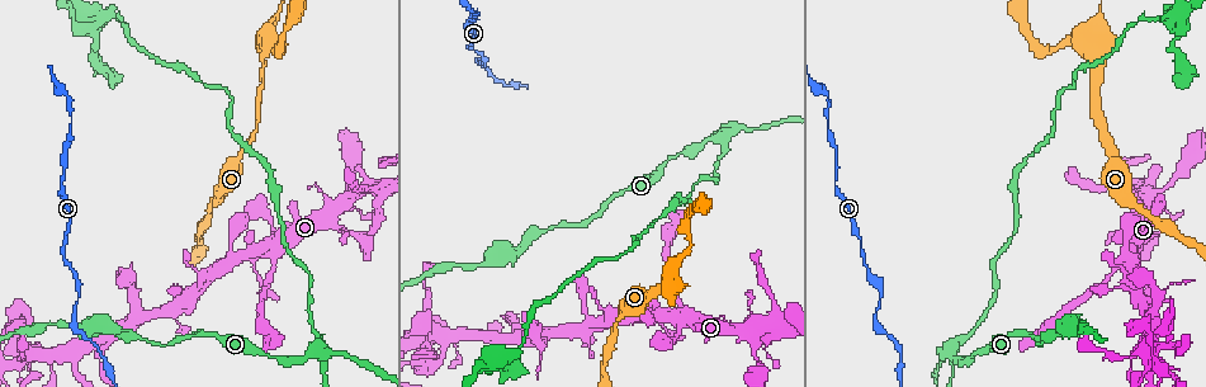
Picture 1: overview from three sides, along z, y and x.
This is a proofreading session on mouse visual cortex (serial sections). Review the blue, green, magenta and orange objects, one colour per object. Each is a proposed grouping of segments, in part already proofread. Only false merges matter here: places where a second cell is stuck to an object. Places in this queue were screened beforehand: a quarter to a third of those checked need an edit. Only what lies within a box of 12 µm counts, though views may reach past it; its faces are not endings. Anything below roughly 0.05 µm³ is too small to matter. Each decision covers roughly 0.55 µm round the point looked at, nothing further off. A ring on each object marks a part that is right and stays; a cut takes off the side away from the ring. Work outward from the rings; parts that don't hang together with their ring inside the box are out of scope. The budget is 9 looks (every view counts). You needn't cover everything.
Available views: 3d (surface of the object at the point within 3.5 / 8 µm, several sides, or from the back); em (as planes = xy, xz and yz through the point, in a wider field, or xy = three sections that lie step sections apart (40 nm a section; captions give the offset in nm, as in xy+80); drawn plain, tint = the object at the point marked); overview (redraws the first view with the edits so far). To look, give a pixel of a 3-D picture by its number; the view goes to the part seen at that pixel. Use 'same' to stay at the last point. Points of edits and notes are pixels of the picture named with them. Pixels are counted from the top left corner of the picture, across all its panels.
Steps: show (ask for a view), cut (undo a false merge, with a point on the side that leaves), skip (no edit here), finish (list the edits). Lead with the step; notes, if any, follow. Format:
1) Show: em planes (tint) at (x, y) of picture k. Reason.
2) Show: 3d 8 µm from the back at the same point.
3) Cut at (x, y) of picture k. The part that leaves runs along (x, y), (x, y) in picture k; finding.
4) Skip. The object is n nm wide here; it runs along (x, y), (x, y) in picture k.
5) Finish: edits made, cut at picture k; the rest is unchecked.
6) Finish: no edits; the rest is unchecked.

Show: 3d 3.5 µm at (722, 139) of picture 1. Looks like a crossing.

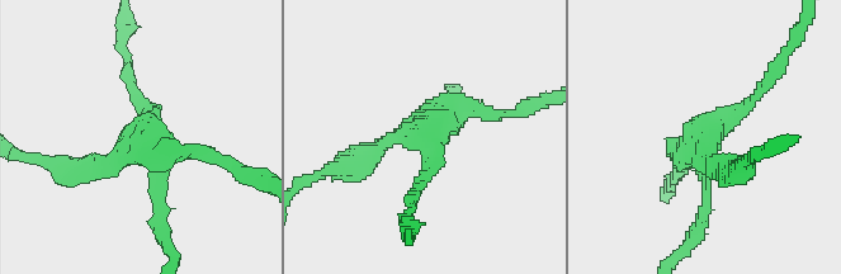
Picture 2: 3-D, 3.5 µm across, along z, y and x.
Show: em xy step 5 (tint) at (420, 134) of picture 2. 4 arms meet here; the arms are 150, 150, 200, 250 nm wide.

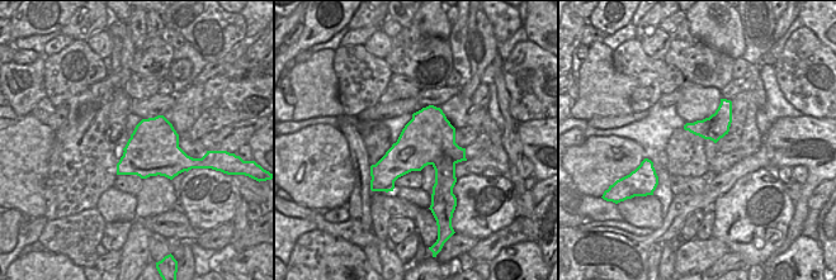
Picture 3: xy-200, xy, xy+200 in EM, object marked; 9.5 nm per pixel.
Cut at (157, 209) of picture 2. The object is 500 nm wide here; the part that leaves runs along (419, 133), (435, 163), (411, 208) in picture 2; two cells meet here.

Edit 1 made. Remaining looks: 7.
Show: 3d 3.5 µm at (874, 313) of picture 1. Thin neck.

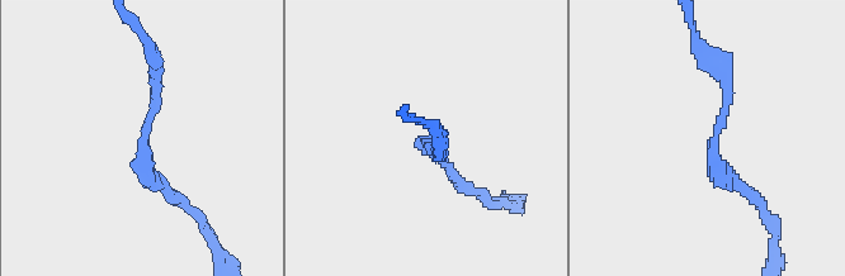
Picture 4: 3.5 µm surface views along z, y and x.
Show: em xy step 1 (tint) at (147, 134) of picture 4. The arms are 150, 200 nm wide.

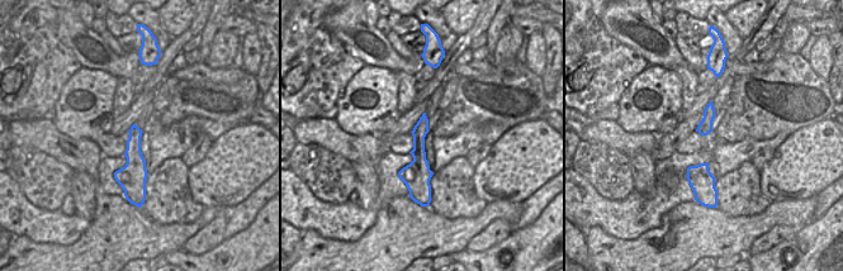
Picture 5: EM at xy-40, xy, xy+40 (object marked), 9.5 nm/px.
Skip. It runs along (708, 61), (727, 84), (714, 162), (747, 193) in picture 4; one cell here.

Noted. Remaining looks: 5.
Show: 3d 3.5 µm from the back at (440, 338) of picture 1. Sudden change in width.

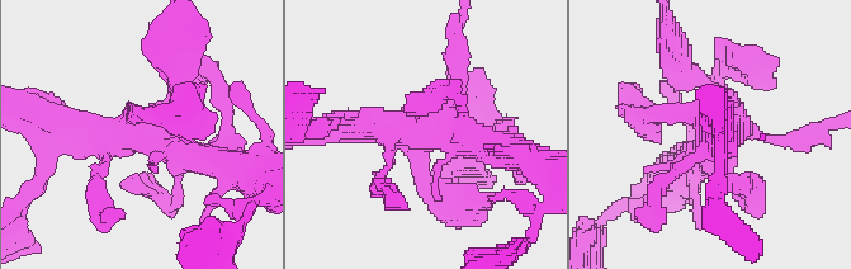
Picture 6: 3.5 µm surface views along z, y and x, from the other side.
Show: em xy step 5 (tint) at (139, 131) of picture 6.

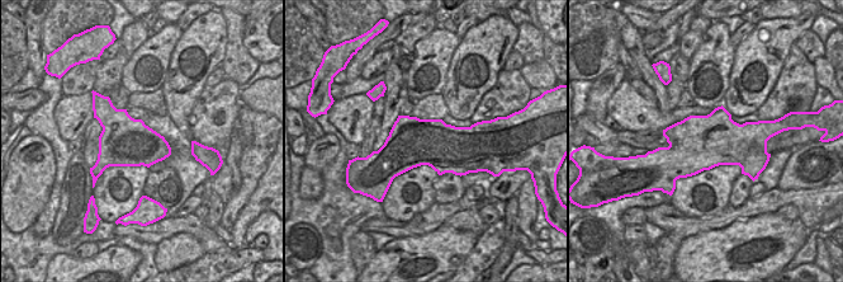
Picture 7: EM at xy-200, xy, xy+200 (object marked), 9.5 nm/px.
Show: em xy step 2 (tint) at the same point. Another direction.

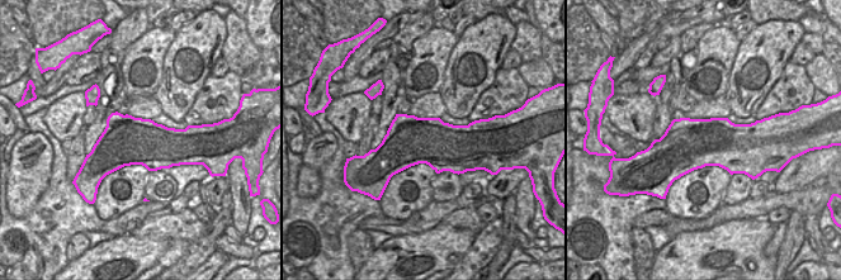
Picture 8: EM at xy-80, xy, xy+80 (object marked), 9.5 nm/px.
Skip. It runs along (60, 121), (220, 156) in picture 6; continuous, no second cell.

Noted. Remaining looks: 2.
Show: 3d 3.5 µm at (263, 64) of picture 1. Looks like a crossing.

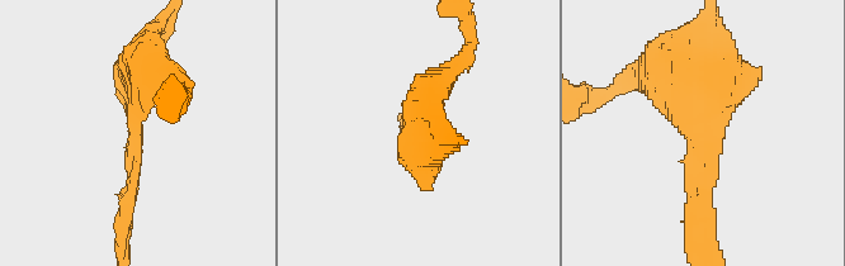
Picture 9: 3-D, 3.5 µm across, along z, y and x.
Show: em planes (tint) at (136, 132) of picture 9.

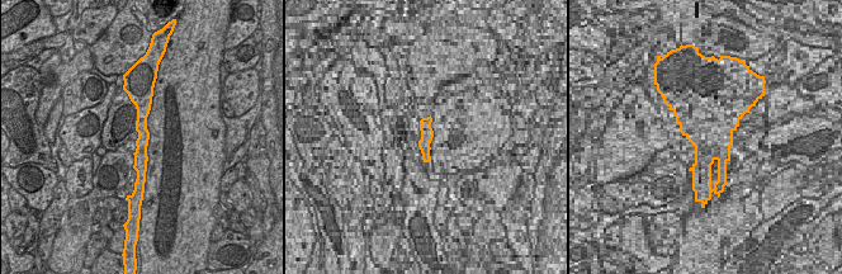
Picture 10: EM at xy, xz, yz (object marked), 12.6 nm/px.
Skip. The arms are 200, 350, 400, 400 nm wide; it runs along (704, 212), (695, 134), (646, 72) in picture 9; continuous, no second cell.

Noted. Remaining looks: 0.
Finish: edits made, cut at picture 2; the rest is unchecked.

